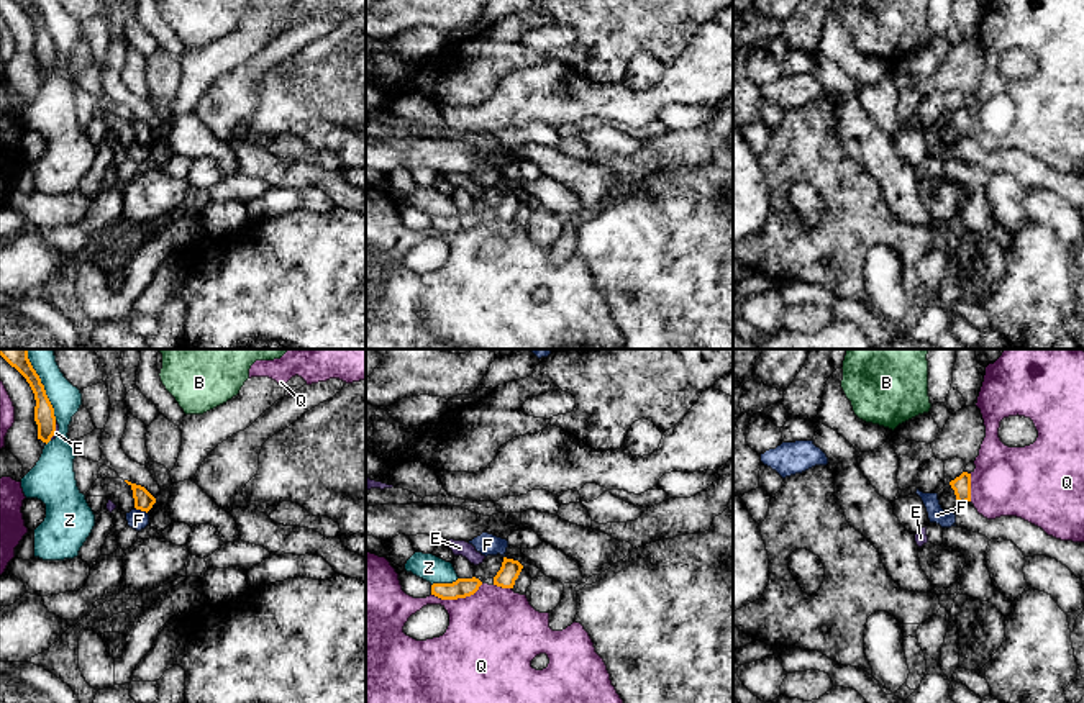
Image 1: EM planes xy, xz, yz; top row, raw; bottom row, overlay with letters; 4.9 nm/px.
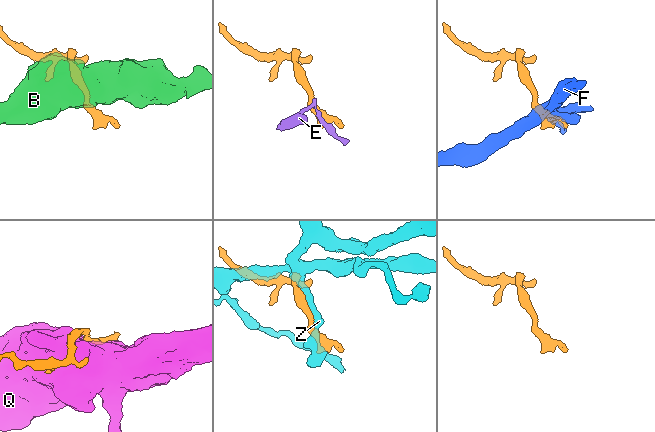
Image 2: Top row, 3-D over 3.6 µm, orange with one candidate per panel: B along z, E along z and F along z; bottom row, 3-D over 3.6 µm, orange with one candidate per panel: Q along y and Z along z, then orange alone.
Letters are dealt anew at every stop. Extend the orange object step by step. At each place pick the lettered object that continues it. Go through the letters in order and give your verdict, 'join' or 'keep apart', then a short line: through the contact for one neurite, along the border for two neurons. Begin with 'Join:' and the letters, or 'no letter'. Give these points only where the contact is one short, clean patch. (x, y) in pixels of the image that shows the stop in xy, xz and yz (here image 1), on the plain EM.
Join: no letter
B: keep apart
E: keep apart; line xy (56, 54), (56, 64), (50, 72)
F: keep apart; line xy (135, 140), (146, 146)
Q: keep apart
Z: keep apart

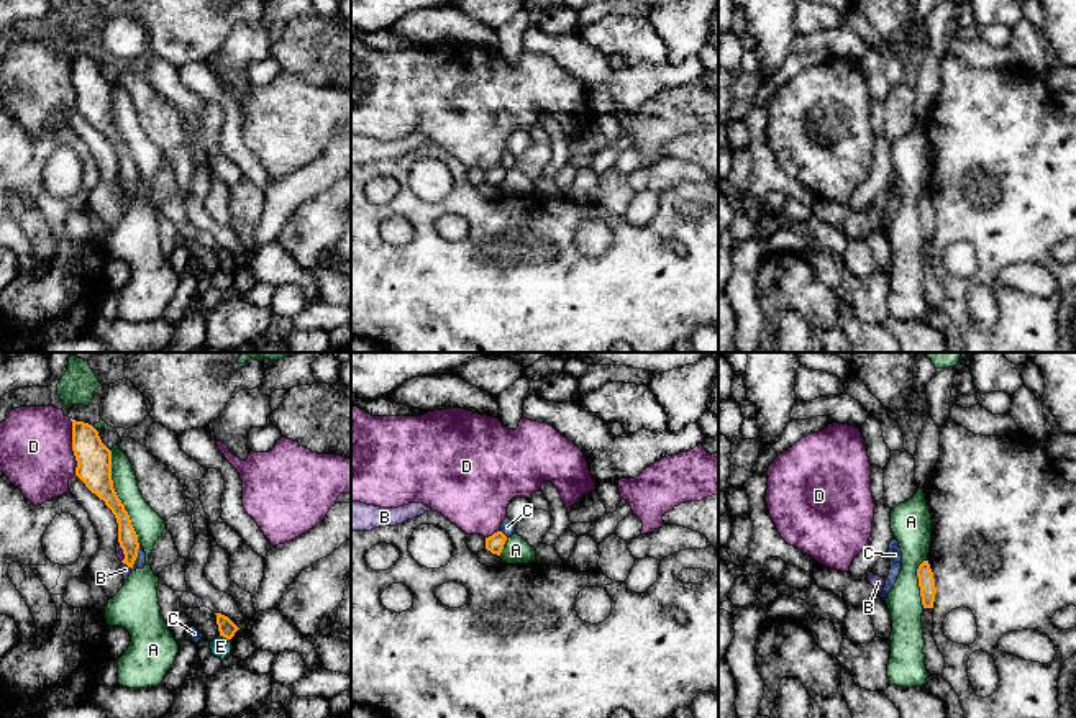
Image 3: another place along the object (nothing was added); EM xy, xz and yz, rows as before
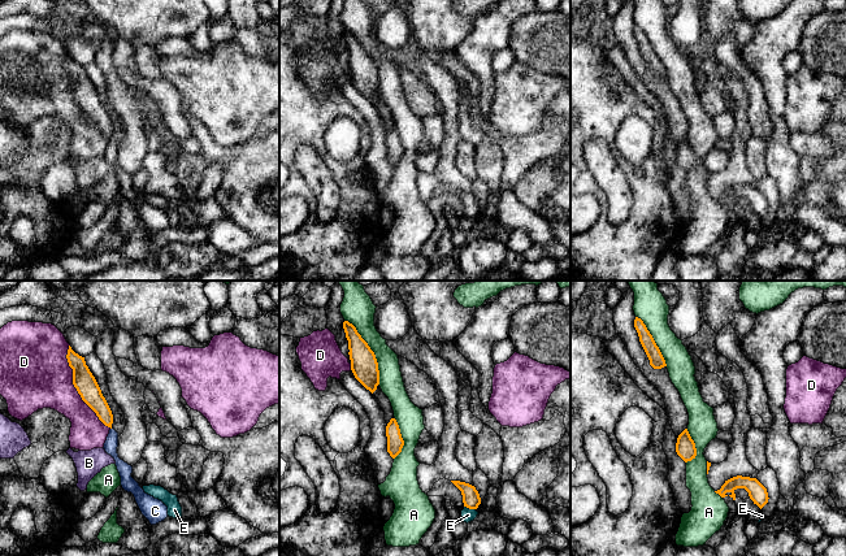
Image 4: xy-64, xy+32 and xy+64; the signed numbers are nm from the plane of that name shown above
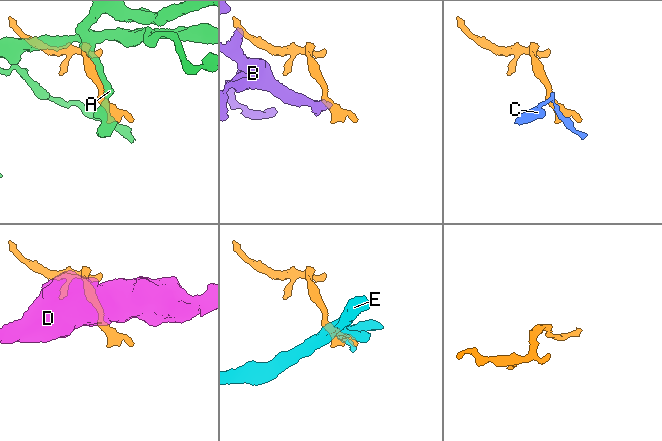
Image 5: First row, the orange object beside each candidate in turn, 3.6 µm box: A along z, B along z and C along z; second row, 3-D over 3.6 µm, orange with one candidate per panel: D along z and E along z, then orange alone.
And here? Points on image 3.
Join: no letter
A: keep apart
B: keep apart; line xy (122, 194), (132, 202)
C: keep apart; line xy (140, 179), (132, 200)
D: keep apart
E: keep apart; line xy (220, 268), (230, 272)

